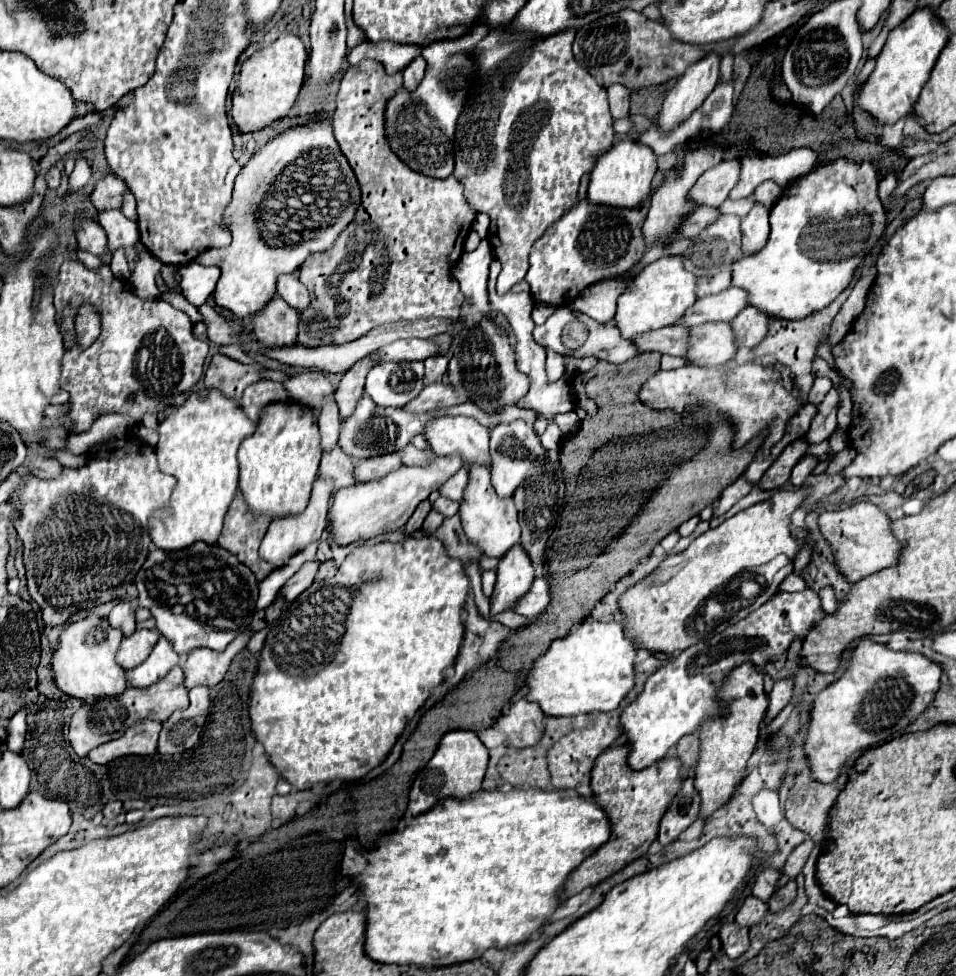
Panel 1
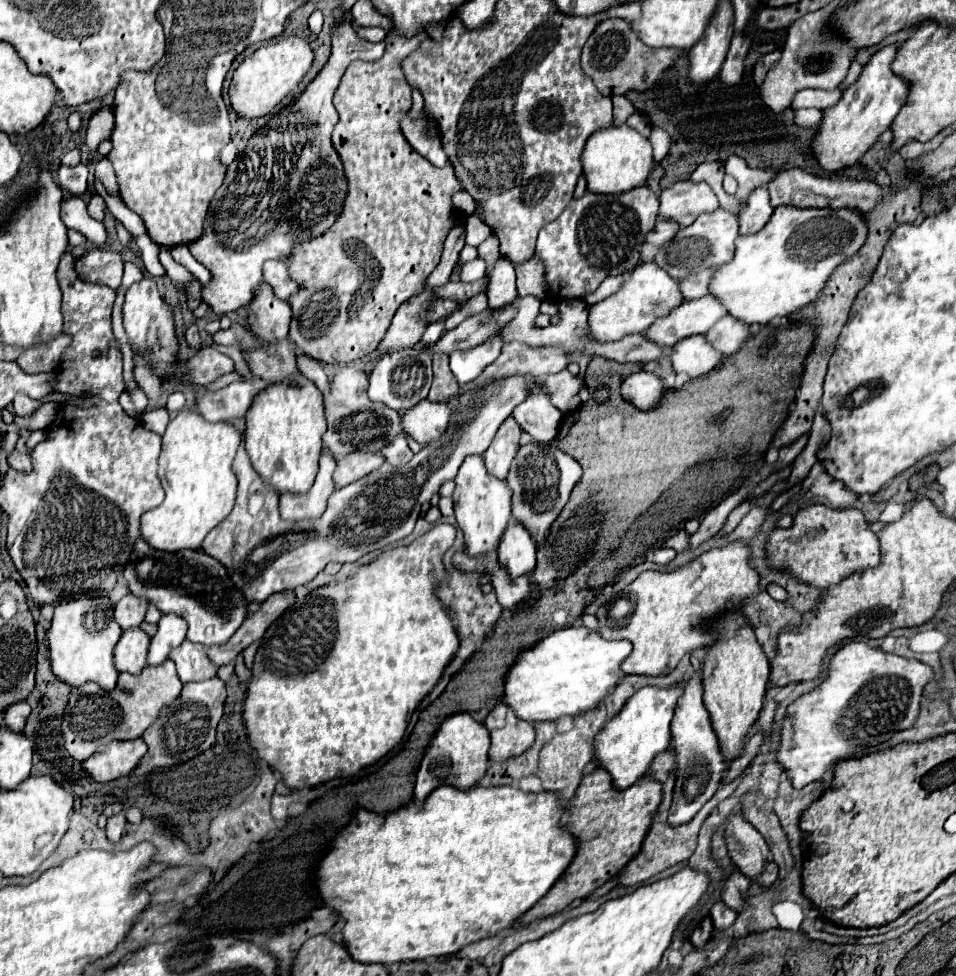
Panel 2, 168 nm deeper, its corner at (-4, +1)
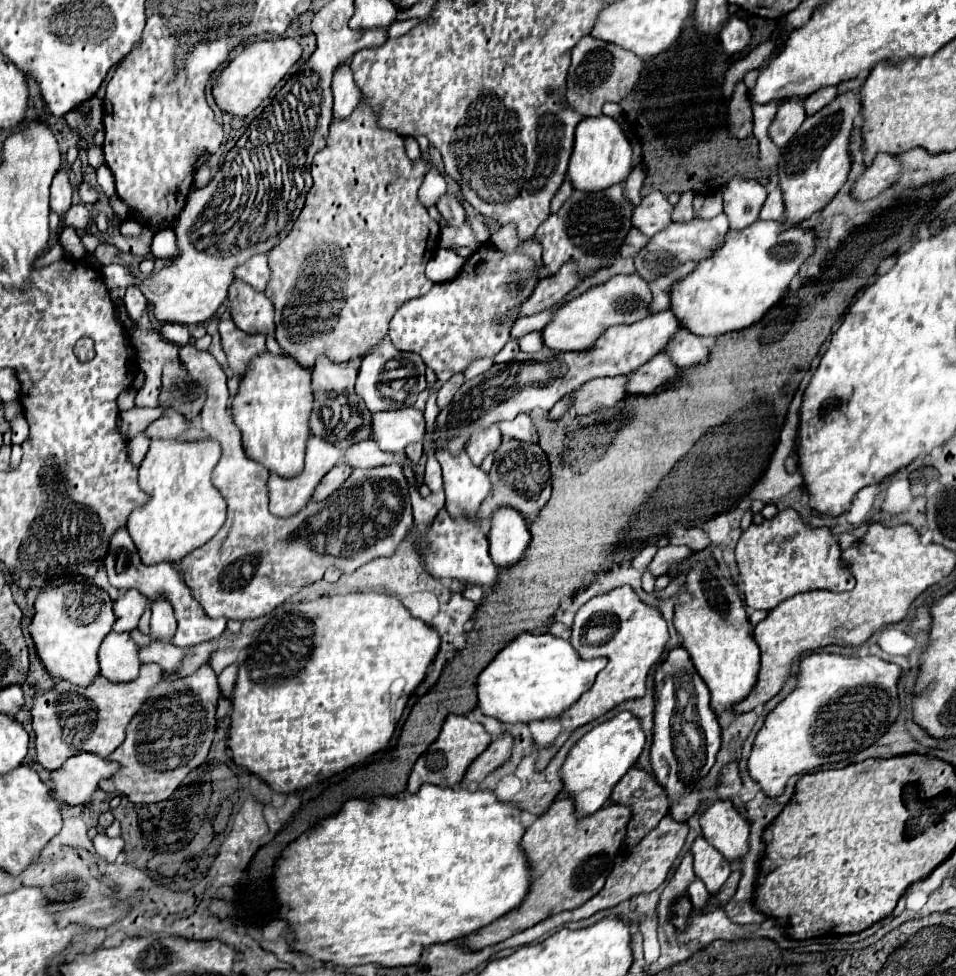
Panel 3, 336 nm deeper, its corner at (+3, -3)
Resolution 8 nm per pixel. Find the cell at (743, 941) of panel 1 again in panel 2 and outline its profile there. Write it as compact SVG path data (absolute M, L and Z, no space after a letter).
M718 901L710 909L710 917L712 917L712 923L714 923L716 929L726 929L736 921L736 911L732 911L722 901Z

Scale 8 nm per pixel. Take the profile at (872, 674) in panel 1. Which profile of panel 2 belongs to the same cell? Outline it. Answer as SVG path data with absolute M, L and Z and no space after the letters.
M846 643L844 647L840 647L832 657L830 657L830 667L828 667L828 677L816 687L812 689L810 693L798 697L796 701L792 701L786 709L786 717L784 717L784 723L782 723L782 731L780 731L780 747L776 751L776 761L780 763L780 767L788 773L790 781L792 781L792 787L794 789L802 789L806 787L808 783L820 779L828 769L832 769L838 761L842 759L852 759L852 757L862 757L862 755L868 755L872 751L878 751L882 747L876 747L880 743L886 743L894 733L898 731L904 731L904 729L910 729L918 717L918 703L920 703L920 695L922 695L922 689L924 685L932 679L932 669L916 659L904 659L904 657L898 657L898 655L892 655L892 653L884 653L882 649L874 649L866 643Z

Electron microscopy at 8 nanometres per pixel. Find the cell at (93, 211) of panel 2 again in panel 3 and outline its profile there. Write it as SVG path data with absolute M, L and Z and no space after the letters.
M77 203L77 205L73 205L73 207L69 209L69 213L67 213L67 217L65 217L65 225L71 225L71 227L75 227L77 231L83 231L83 229L89 225L91 219L93 219L91 211L89 211L83 203Z

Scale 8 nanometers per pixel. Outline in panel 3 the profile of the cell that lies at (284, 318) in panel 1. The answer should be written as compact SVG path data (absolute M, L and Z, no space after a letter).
M233 281L233 285L229 287L229 301L231 317L239 329L261 335L275 333L273 303L265 297L265 293L255 291L243 281Z

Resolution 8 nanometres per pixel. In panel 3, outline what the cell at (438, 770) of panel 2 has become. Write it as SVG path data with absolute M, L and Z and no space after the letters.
M449 715L443 723L439 737L429 745L429 749L413 765L407 791L417 793L419 787L425 783L433 783L433 785L441 785L441 787L457 787L463 781L463 777L469 769L469 763L475 761L489 747L489 743L491 743L491 737L483 729L481 723L473 723L463 715Z

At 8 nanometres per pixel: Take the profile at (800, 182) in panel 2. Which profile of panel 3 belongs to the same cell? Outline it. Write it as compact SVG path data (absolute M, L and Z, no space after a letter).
M779 187L771 189L767 195L767 201L761 209L759 219L783 219L785 217L785 203L783 203L783 193Z

